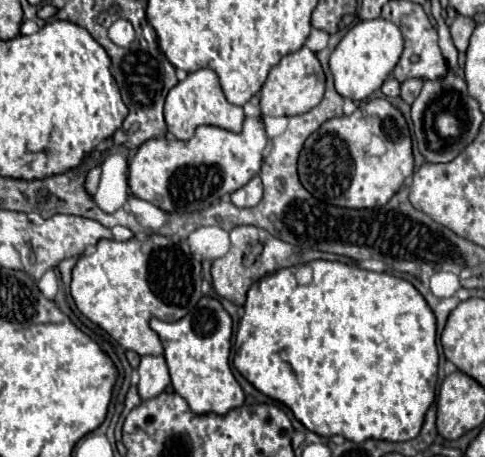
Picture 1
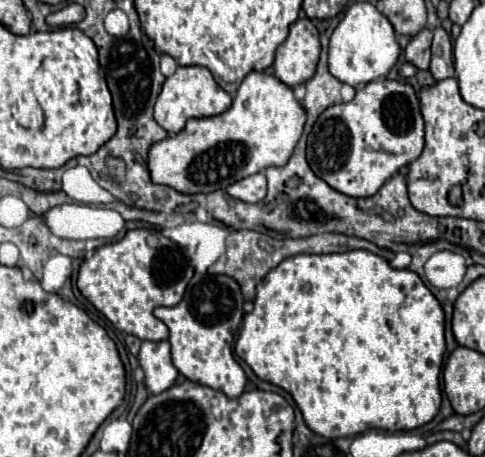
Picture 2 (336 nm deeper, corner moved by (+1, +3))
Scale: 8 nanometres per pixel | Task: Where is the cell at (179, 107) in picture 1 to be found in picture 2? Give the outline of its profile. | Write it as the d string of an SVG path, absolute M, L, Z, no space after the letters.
M200 65L178 67L176 73L166 77L164 81L162 93L158 95L158 101L154 105L154 119L168 133L180 133L188 119L212 117L212 115L224 113L230 105L232 105L232 97L214 81L212 73L206 67L200 67Z

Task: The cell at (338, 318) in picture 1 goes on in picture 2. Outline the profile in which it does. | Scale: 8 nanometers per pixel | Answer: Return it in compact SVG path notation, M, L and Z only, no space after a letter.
M356 249L356 251L344 251L344 253L330 253L330 255L294 255L284 259L276 269L272 269L262 283L256 287L256 299L254 299L254 309L252 313L244 315L242 321L242 331L235 342L234 351L240 359L244 359L252 371L264 379L270 381L284 391L288 391L298 409L304 415L306 425L328 439L338 439L338 437L350 437L364 433L368 429L382 429L382 431L412 431L416 427L422 427L430 423L436 413L440 411L440 369L442 369L442 359L446 351L446 341L444 341L444 311L438 299L430 293L430 289L422 283L422 279L410 271L410 269L394 269L390 263L374 255L366 249Z

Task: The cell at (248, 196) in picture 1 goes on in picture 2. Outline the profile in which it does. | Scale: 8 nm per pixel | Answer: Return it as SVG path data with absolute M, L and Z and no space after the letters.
M264 173L244 177L236 183L232 183L226 191L234 199L240 199L246 203L258 203L258 201L262 201L262 197L266 197L266 177L264 177Z

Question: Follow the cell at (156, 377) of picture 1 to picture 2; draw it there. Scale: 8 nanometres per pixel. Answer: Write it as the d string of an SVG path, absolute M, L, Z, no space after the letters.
M144 341L138 353L138 361L146 375L146 387L152 393L162 393L176 383L178 369L172 363L168 341Z

